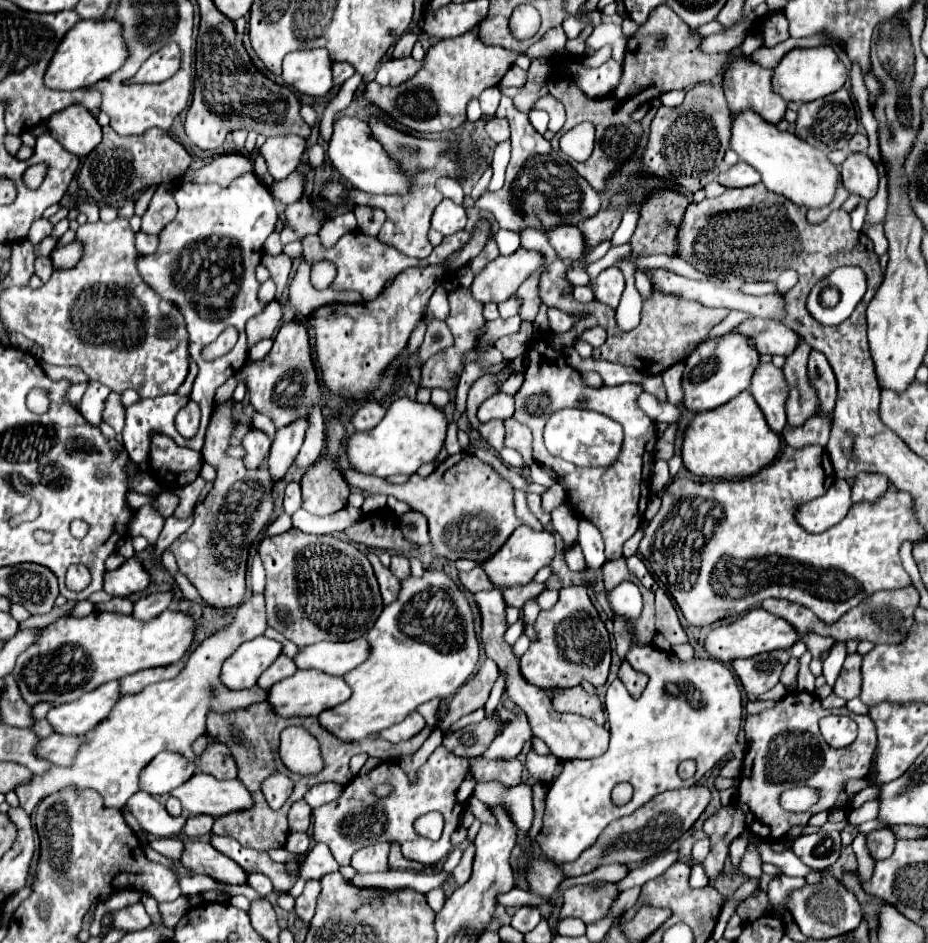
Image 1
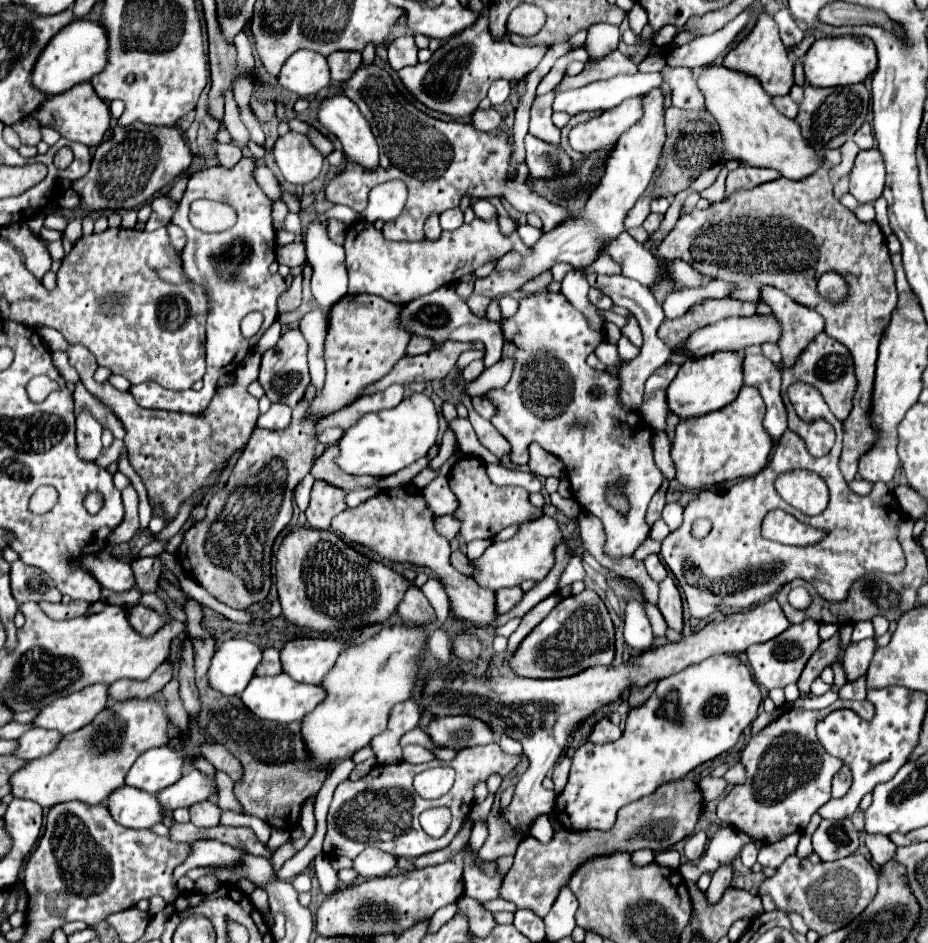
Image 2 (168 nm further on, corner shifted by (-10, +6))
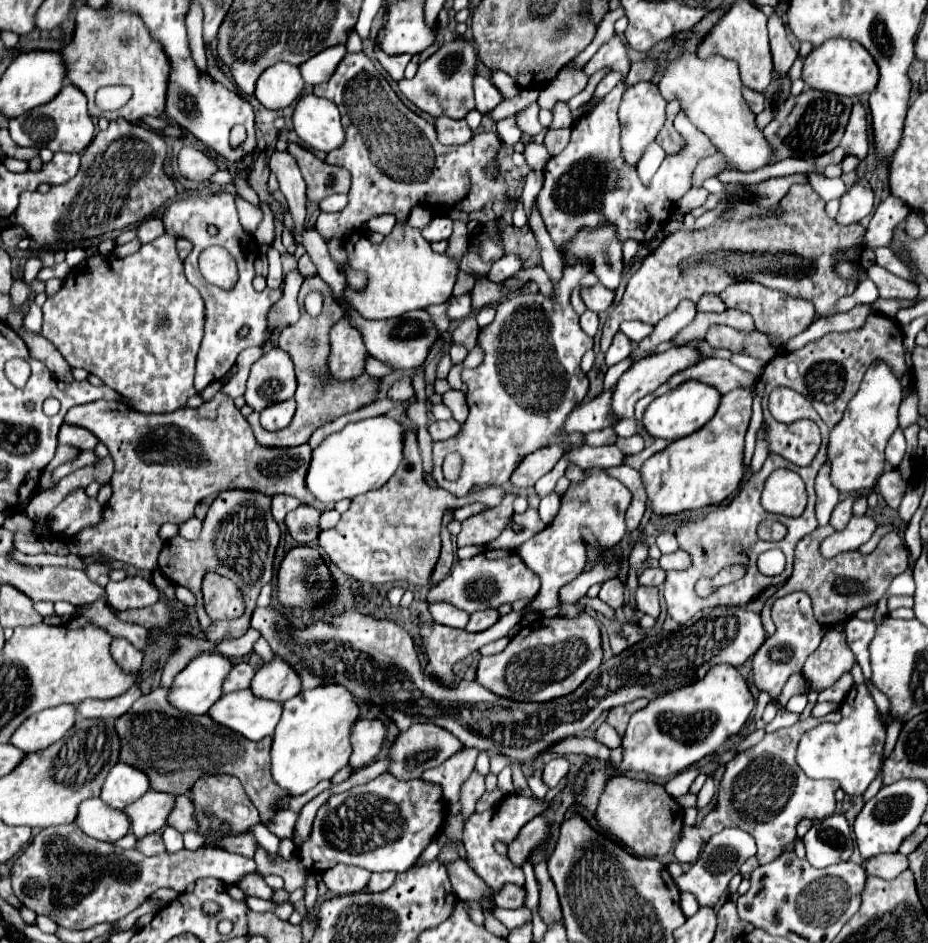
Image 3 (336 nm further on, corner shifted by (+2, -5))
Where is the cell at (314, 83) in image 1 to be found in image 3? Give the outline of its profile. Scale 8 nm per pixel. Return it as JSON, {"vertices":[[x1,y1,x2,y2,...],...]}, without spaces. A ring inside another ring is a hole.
{"vertices":[[275,63,261,73,253,95,267,109,283,109,299,99,303,87,305,81,299,73,299,67,291,63]]}

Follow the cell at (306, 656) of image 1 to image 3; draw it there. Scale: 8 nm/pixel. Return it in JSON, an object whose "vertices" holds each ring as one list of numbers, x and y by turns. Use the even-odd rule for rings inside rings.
{"vertices":[[273,657,271,663,263,665,255,673,251,681,251,691,255,697,285,703,295,693,299,693,299,677,295,677,295,671,291,671,287,663]]}

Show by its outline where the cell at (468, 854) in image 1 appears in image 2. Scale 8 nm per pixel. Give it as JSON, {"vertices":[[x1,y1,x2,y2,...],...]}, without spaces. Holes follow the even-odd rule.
{"vertices":[[497,804,493,806,489,818,487,818,487,826,489,826,489,836,485,840,485,844,479,850,479,858,481,860,499,860,503,856,513,856,517,850,517,844,521,842,523,836,507,832,509,828,503,824,503,818,499,814]]}

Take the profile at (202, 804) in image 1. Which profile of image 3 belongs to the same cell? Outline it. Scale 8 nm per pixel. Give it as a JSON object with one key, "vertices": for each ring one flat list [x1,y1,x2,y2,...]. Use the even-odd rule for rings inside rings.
{"vertices":[[149,789,143,797,139,797,125,809,125,815,131,821,131,833,137,839,141,839,149,833,159,831,165,825,167,813,171,813,173,805,175,805,175,795]]}

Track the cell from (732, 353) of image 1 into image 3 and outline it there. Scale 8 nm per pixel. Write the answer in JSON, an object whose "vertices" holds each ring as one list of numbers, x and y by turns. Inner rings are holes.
{"vertices":[[687,381,679,385,677,389,671,389,669,393,657,397,643,413,643,427,653,439,667,439,675,441,681,437,691,435,693,431,701,429,717,411,721,393,717,393,713,387,707,387,705,383]]}

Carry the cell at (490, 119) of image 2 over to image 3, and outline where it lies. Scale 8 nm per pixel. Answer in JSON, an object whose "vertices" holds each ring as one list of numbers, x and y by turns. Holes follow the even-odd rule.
{"vertices":[[437,117,433,123,435,131,437,131,437,139,443,145,455,145,455,143,467,143,467,139,471,139,473,131,469,129,467,121,455,121,449,117]]}

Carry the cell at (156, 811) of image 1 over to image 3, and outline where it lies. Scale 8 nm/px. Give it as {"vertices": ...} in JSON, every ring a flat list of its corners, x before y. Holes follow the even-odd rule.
{"vertices":[[99,797,79,805,75,825,97,841,115,841,129,833,129,819,123,811,107,807]]}

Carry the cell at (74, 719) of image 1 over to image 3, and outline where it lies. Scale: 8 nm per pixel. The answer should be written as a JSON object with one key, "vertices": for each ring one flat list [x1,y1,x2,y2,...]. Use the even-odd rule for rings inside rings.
{"vertices":[[53,707,39,715,31,715,27,723,21,723,9,743,25,753,43,751,51,743,59,741,71,729,71,723,75,723,75,707]]}

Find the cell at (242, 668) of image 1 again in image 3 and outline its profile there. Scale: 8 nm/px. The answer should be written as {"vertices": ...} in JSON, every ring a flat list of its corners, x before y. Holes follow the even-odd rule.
{"vertices":[[201,653,199,657,191,659,181,673,175,675,167,693,167,701,183,713,205,715,209,707,221,697,221,685,223,685,223,679,227,677,227,669,231,667,233,667,231,661,219,653]]}

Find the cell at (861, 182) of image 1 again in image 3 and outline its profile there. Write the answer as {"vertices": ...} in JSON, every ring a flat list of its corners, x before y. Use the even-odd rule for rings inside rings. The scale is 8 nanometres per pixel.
{"vertices":[[859,179,843,197,841,207,835,217,839,225,859,223,863,217,873,213,873,191,865,179]]}

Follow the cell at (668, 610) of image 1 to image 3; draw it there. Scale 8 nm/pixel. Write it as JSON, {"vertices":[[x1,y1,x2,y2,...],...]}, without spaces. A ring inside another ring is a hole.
{"vertices":[[637,587,635,591,635,607,641,613,653,615,655,619,659,617,659,597,657,597,657,587]]}

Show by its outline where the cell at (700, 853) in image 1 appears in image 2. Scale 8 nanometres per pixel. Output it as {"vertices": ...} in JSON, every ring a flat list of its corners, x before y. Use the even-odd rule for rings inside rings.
{"vertices":[[729,826,719,828,717,834,709,840,707,850,701,856,701,862,697,862,695,866,681,866,681,872,687,880,697,880,703,872,715,872,715,868,719,868,721,864,731,862,739,854,741,844,747,842,751,842,749,834,743,832,741,838,741,834]]}

